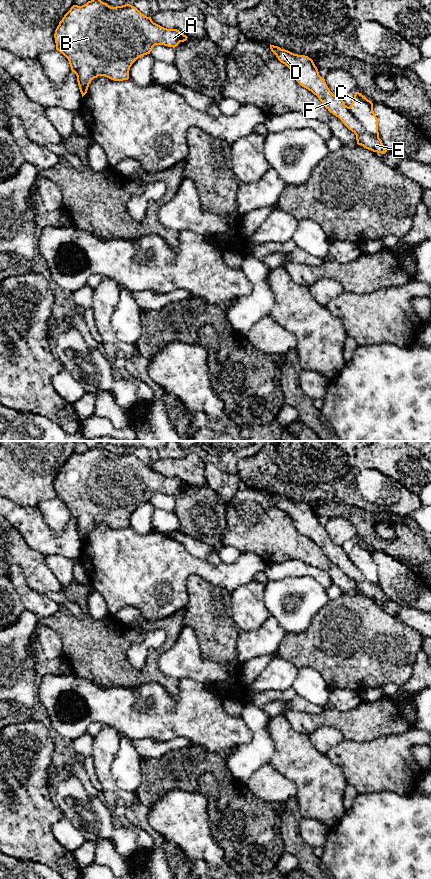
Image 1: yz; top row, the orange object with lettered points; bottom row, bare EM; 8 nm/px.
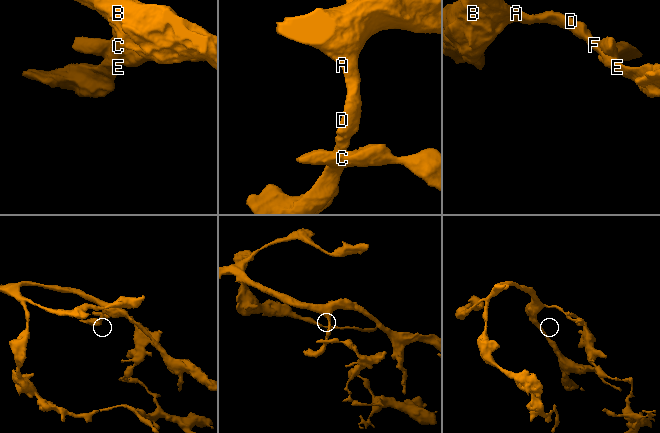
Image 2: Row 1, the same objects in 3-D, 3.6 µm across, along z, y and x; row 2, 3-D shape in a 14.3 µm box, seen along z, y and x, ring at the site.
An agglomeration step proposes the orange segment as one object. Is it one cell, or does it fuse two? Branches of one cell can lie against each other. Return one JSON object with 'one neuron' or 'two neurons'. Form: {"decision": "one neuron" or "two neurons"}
{"decision": "two neurons"}

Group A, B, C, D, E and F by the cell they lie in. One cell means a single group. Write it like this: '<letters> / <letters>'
A B D E F / C

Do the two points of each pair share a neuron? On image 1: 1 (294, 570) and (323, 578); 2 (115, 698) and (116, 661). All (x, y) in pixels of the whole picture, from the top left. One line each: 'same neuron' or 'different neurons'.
1: same neuron
2: different neurons

